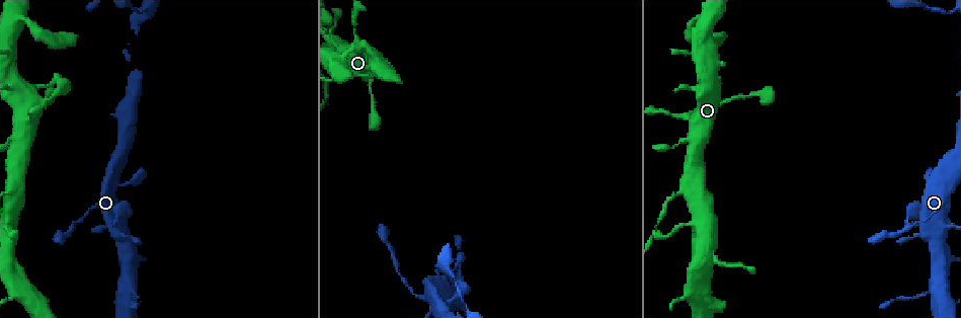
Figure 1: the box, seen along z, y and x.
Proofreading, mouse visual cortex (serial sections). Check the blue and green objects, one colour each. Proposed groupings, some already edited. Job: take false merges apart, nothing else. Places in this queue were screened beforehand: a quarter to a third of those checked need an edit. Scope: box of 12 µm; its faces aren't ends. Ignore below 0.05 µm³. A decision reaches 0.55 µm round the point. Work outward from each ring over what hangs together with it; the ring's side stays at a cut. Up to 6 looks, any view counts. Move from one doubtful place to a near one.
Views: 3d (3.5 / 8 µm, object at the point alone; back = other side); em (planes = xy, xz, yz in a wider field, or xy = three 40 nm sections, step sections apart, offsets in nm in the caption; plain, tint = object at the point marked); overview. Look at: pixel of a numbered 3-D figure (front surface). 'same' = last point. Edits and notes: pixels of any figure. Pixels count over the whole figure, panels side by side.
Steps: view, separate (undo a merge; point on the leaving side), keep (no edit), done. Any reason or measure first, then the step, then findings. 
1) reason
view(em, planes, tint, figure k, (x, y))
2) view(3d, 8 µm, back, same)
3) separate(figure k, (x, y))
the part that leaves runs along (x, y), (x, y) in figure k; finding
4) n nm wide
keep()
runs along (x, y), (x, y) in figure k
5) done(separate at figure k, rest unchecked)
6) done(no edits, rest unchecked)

a narrow waist
view(3d, 3.5 µm, figure 1, (447, 302))

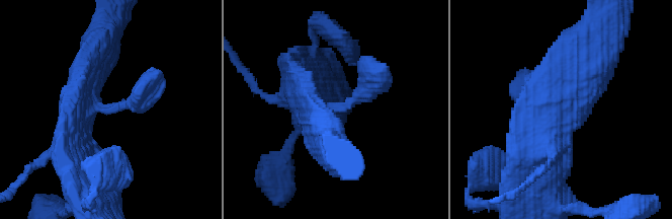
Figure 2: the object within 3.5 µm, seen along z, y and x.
4 arms; arms of 350, 400, 400, 450 nm; need the tissue
view(em, xy, step 1, tint, figure 2, (108, 109))

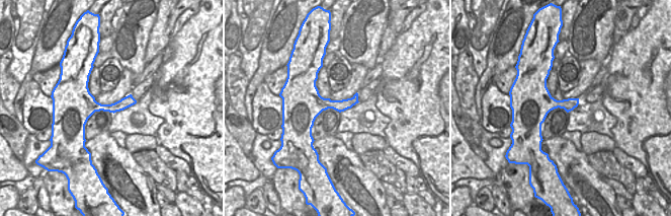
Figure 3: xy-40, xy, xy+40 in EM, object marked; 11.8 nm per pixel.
view(em, xy, step 3, tint, same)

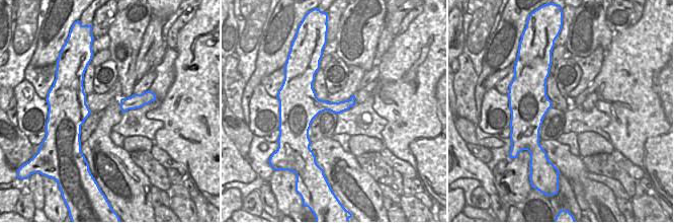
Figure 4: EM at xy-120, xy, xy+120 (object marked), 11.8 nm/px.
keep()
runs along (71, 140), (80, 105), (130, 105), (151, 78) in figure 2; continuous, no second cell

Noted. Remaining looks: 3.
thin neck
view(3d, 3.5 µm, figure 1, (917, 225))

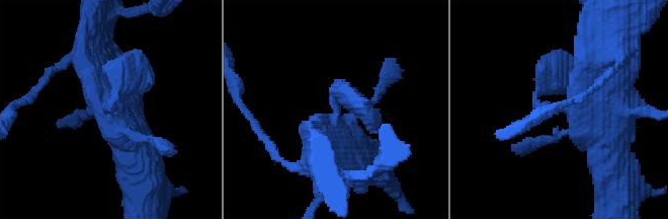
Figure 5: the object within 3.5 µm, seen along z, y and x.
arms of 300, 400 nm; shape alone is not enough
view(em, xy, step 3, tint, figure 5, (108, 108))

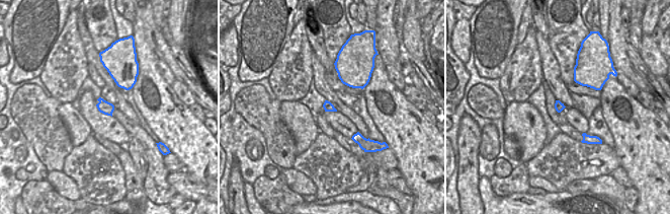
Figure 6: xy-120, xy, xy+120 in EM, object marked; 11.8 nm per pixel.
keep()
runs along (328, 158), (337, 83), (362, 108) in figure 5; one cell here

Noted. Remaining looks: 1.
done(no edits, rest unchecked)

